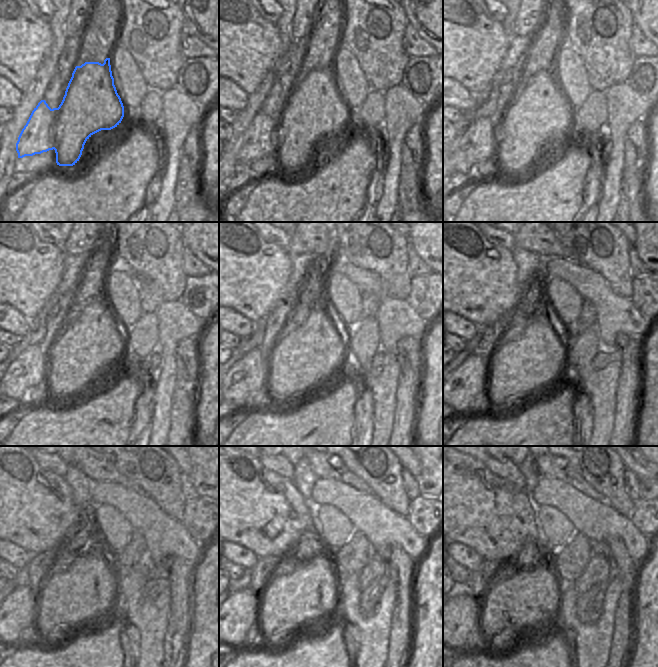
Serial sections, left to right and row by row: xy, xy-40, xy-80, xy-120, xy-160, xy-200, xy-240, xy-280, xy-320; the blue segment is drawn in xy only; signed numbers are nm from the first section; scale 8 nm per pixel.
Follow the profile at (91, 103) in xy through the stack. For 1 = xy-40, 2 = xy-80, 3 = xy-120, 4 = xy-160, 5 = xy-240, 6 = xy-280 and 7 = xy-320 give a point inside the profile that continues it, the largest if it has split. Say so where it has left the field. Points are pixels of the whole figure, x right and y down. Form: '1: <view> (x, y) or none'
1: xy-40 (314, 108)
2: xy-80 (538, 111)
3: xy-120 (91, 339)
4: xy-160 (315, 344)
5: xy-240 (82, 587)
6: xy-280 (307, 590)
7: xy-320 (527, 597)

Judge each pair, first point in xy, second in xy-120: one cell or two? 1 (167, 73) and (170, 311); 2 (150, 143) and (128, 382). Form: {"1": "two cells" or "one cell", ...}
{"1": "two cells", "2": "one cell"}

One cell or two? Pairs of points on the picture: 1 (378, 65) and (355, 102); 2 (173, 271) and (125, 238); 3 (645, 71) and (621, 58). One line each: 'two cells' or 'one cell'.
1: two cells
2: one cell
3: two cells

